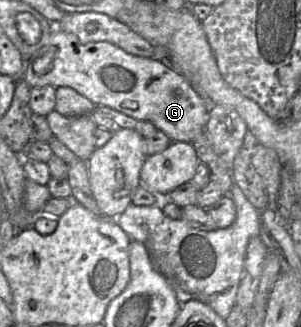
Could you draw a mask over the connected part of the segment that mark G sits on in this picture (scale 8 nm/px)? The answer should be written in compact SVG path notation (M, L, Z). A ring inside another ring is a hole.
M52 23L52 32L49 38L48 46L53 46L56 48L56 51L53 52L53 61L45 69L45 72L37 72L35 68L33 68L33 56L27 60L27 68L24 74L24 80L31 88L42 88L45 86L53 86L55 88L61 86L67 86L74 90L76 90L79 94L88 98L92 101L96 106L108 106L114 110L117 110L127 116L130 116L134 119L138 119L141 121L151 122L159 131L163 131L172 142L190 142L200 133L205 131L206 124L209 119L209 109L210 103L205 101L191 86L190 82L180 74L176 69L174 69L168 62L161 62L158 60L154 60L152 58L144 58L136 55L132 55L122 50L121 48L109 43L109 42L91 42L86 44L81 44L76 35L64 32L59 28L58 23Z

